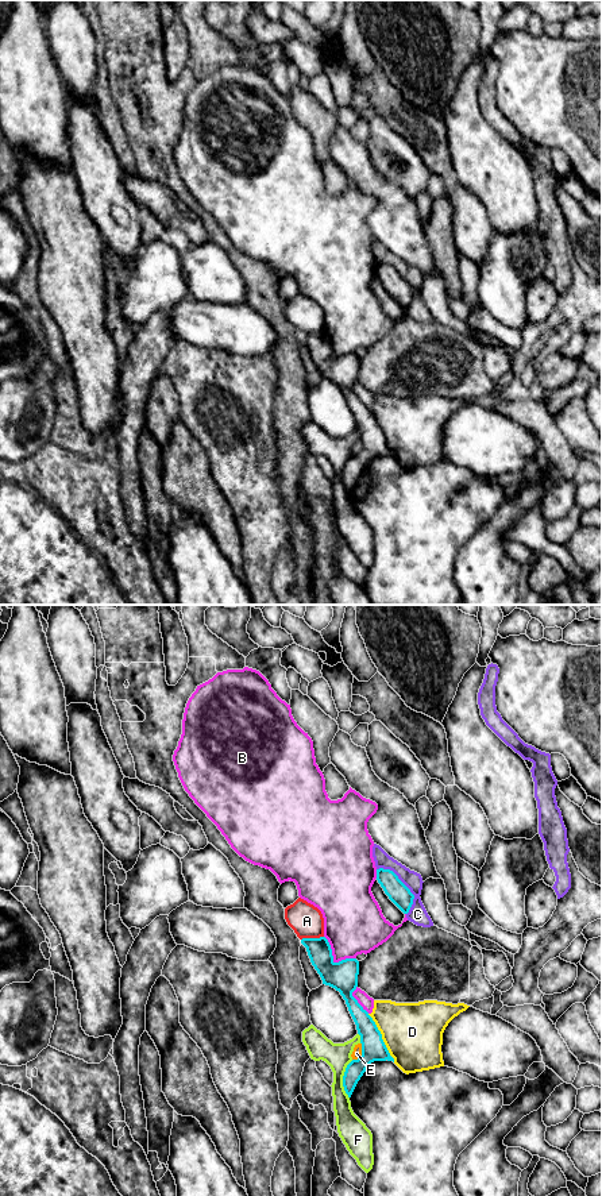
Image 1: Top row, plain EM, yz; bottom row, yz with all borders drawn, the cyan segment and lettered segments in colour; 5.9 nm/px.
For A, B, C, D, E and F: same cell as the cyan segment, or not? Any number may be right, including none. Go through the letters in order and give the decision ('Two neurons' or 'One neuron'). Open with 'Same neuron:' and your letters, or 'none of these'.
Same neuron: none of these
A: Two neurons
B: Two neurons
C: Two neurons
D: Two neurons
E: Two neurons
F: Two neurons

